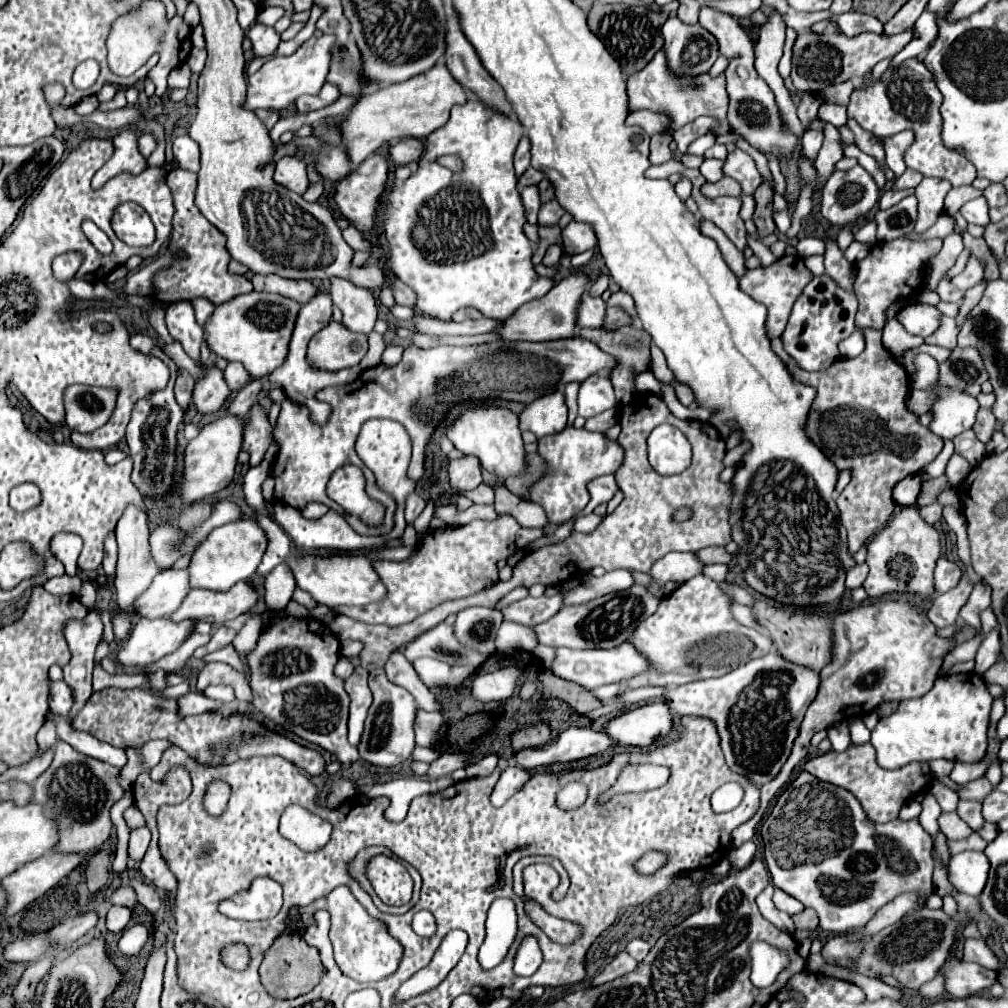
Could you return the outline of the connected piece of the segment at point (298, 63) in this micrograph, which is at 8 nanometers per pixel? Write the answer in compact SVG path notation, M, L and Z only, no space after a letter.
M334 35L310 37L296 53L288 57L268 59L254 75L248 77L248 97L246 109L276 109L284 111L294 105L300 95L316 95L326 83L326 73L330 71L330 57L334 47Z

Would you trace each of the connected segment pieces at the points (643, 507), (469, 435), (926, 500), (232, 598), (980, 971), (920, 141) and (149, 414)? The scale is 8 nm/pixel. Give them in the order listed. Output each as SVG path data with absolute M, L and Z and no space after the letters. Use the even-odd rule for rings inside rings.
M636 393L628 405L622 405L618 409L622 433L618 437L620 445L624 447L624 463L614 473L618 487L624 493L622 503L614 509L614 513L606 515L602 523L592 533L572 533L570 537L544 545L540 549L530 551L514 569L510 581L500 581L490 589L484 589L482 593L444 601L438 607L422 613L414 621L398 627L388 625L366 625L360 621L354 621L346 615L338 615L334 623L330 625L330 631L338 639L358 639L364 641L366 649L360 653L360 665L368 671L374 671L376 667L384 667L390 653L396 649L402 649L406 643L416 639L418 635L426 633L428 629L442 623L450 613L458 613L470 605L484 605L494 607L498 599L502 599L506 593L510 593L516 587L532 587L534 583L542 585L562 585L568 579L582 575L586 571L592 571L594 567L604 567L606 571L612 569L634 569L634 571L650 571L650 565L658 561L658 557L664 557L670 551L700 551L708 545L728 545L732 541L732 525L730 525L730 505L734 497L732 483L722 483L720 473L724 471L724 453L726 445L720 433L710 423L702 421L682 421L674 417L666 403L658 399L656 395L644 395ZM668 423L672 427L678 427L686 439L692 445L692 463L686 471L678 475L660 475L648 465L646 437L654 427ZM680 507L688 507L692 511L692 517L678 523L674 519L674 513Z
M468 407L456 419L456 427L450 427L448 439L454 443L458 451L464 455L476 455L482 467L494 475L498 475L500 485L508 477L526 473L526 451L522 441L522 431L518 417L510 409L502 407Z
M946 475L936 477L936 479L930 479L930 481L924 481L924 483L922 483L922 489L920 489L920 495L918 495L918 505L924 507L924 505L934 503L934 499L936 499L938 493L940 493L940 489L944 489L946 485L948 485Z
M240 581L226 593L214 593L206 589L192 589L188 597L182 601L180 609L176 609L170 619L198 619L214 625L222 625L242 613L254 611L258 603L258 593L248 581Z
M950 959L944 965L944 975L946 975L946 991L954 999L978 995L998 981L996 971L984 969L978 963L962 963L958 959Z
M908 59L896 69L888 69L880 79L866 75L864 83L854 89L848 105L848 115L854 117L862 129L876 137L888 137L904 129L912 129L916 141L908 148L904 161L908 168L920 171L924 177L940 177L952 183L952 187L972 185L976 169L966 157L950 151L942 139L942 117L940 117L942 93L936 87L932 73L920 59Z
M154 347L152 355L156 355L158 359L162 359L168 365L170 383L164 391L152 393L134 405L134 413L132 413L130 425L126 429L126 441L130 447L130 457L134 461L132 481L134 481L136 489L140 489L140 493L146 499L166 499L166 497L174 495L172 491L174 491L174 487L178 487L178 461L176 461L178 459L178 455L176 455L178 441L176 441L176 433L178 433L178 425L184 419L184 409L174 399L174 381L176 381L178 367L160 347Z

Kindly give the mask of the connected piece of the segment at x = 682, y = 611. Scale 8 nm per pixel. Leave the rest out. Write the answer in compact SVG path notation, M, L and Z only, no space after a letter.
M706 575L682 583L676 591L664 597L658 611L642 621L632 635L634 645L652 661L654 669L630 679L628 685L632 689L642 685L684 685L698 679L726 675L734 667L766 655L774 643L756 629L738 623L730 611L732 603L732 595L728 595L718 581Z

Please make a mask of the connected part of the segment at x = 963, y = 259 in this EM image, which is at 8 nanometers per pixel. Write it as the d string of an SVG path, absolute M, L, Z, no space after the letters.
M964 249L962 253L958 256L954 267L942 277L942 279L950 279L950 277L954 277L954 275L958 275L958 273L961 273L966 266L967 260L969 258L969 253L967 249Z

